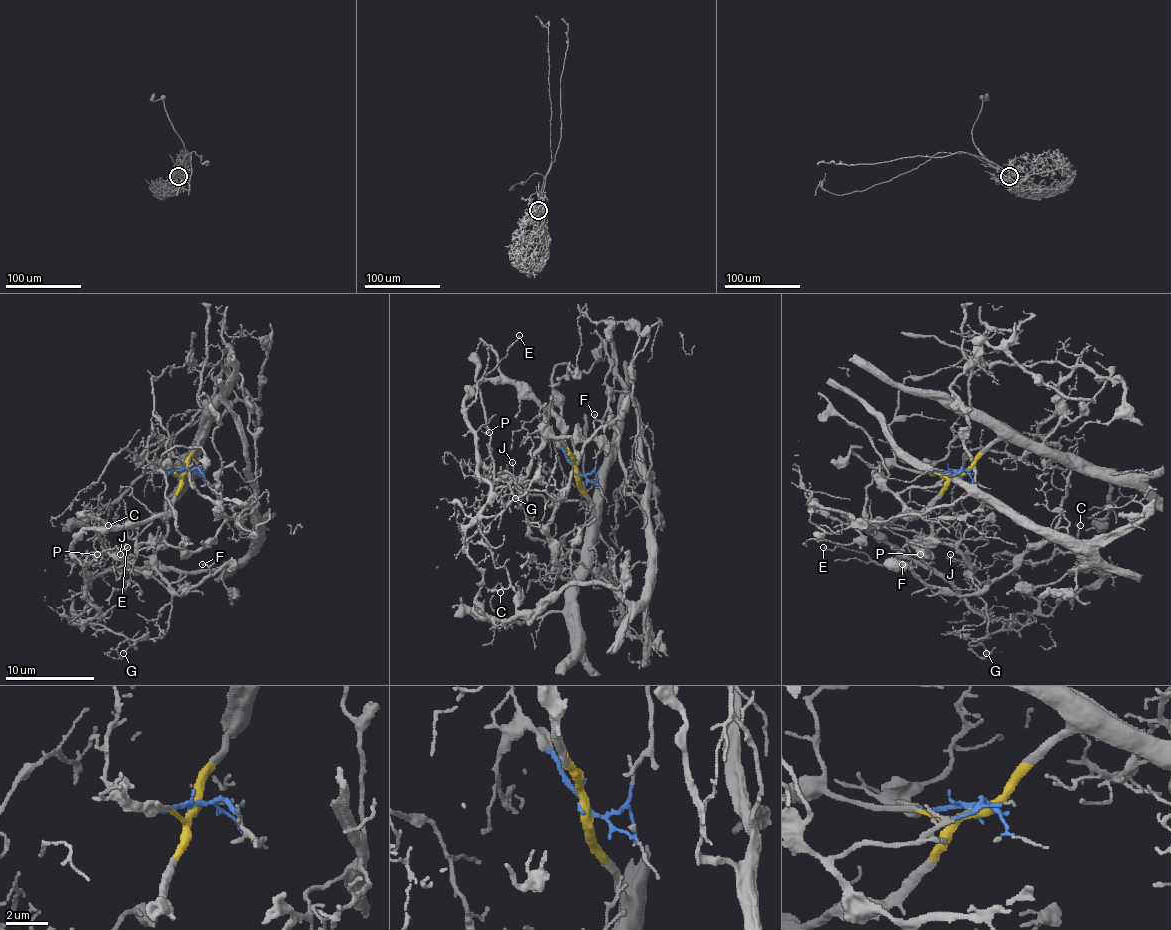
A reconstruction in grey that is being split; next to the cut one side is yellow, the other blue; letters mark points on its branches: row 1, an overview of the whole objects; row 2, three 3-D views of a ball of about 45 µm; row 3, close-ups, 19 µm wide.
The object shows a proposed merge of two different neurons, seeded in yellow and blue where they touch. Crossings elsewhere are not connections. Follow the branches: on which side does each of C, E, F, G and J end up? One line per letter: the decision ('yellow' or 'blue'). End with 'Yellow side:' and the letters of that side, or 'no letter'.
C: blue
E: yellow
F: yellow
G: yellow
J: blue
Yellow side: E, F, G

